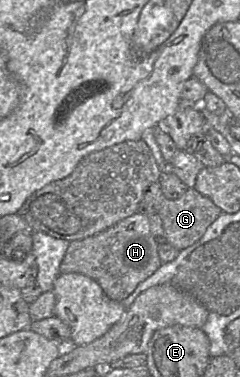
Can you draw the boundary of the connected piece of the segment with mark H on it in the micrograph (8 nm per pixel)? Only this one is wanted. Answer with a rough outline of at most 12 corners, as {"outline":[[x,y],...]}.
{"outline":[[136,212],[70,241],[60,273],[120,302],[160,265]]}

